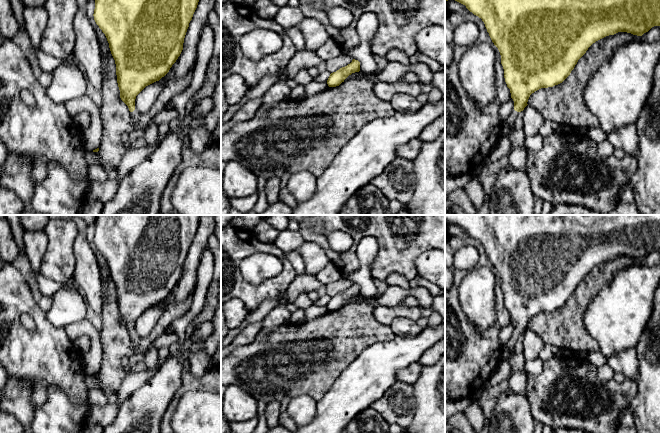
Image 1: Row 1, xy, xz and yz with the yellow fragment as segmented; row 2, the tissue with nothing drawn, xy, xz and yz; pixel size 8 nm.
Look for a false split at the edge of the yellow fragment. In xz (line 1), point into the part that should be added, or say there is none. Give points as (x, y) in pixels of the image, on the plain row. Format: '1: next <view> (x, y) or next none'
1: next none

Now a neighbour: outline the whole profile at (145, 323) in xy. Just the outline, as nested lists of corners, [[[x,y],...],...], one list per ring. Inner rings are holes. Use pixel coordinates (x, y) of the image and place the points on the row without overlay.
[[[162,304],[156,305],[146,310],[136,320],[135,334],[139,335],[140,337],[147,336],[152,331],[155,324],[166,310],[167,308]]]

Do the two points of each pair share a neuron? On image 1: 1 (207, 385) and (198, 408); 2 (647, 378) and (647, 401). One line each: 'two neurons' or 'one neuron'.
1: two neurons
2: one neuron

